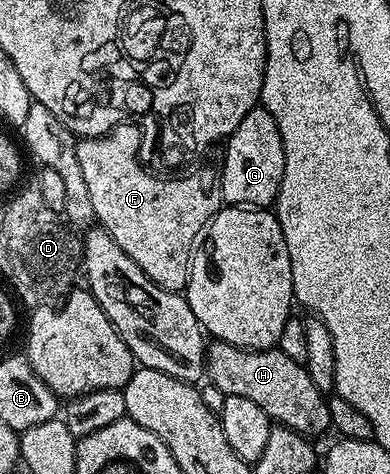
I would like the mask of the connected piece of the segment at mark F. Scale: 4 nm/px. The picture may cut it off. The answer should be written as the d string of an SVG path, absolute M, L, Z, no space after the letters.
M132 123L113 125L102 137L77 140L76 154L99 228L105 229L158 287L171 293L187 290L194 246L224 201L219 172L157 175L149 171L141 160L142 134Z

